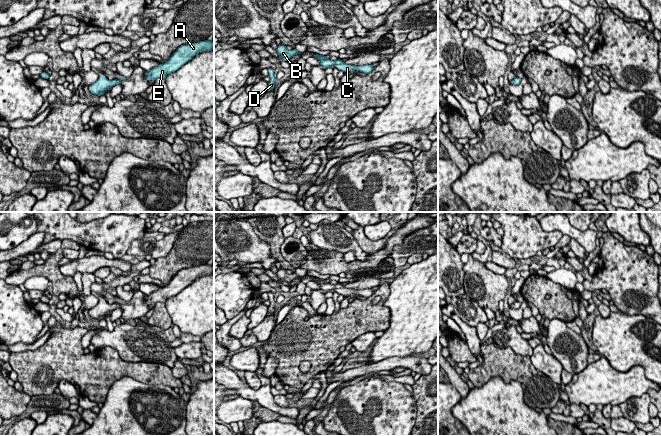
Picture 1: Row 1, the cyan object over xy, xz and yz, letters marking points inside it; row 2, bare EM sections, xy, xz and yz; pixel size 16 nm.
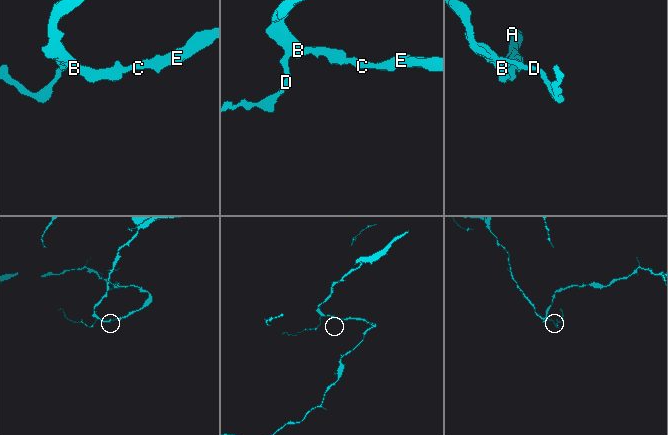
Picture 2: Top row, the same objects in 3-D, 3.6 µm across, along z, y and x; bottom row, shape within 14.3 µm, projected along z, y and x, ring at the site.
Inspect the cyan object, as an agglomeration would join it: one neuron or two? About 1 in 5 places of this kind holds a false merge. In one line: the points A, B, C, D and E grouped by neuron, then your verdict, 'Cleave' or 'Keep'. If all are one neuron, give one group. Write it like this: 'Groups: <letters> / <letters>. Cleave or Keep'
Groups: A B C D E. Keep

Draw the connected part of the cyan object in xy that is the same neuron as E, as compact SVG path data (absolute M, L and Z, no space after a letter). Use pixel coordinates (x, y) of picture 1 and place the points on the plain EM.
M208 264L181 269L167 285L163 285L160 289L146 295L145 302L147 304L166 303L170 297L177 295L199 276L211 275L213 273L214 266Z

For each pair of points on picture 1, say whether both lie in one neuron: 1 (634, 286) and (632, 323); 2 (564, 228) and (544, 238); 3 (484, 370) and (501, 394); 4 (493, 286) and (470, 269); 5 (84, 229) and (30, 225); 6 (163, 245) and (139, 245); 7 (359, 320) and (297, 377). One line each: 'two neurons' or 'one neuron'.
1: two neurons
2: two neurons
3: two neurons
4: one neuron
5: two neurons
6: one neuron
7: one neuron

